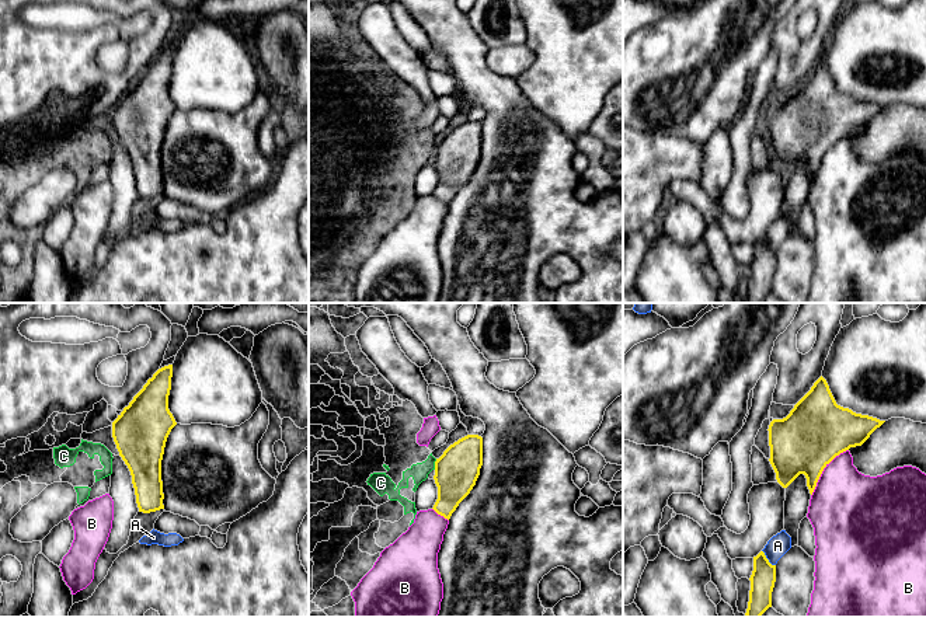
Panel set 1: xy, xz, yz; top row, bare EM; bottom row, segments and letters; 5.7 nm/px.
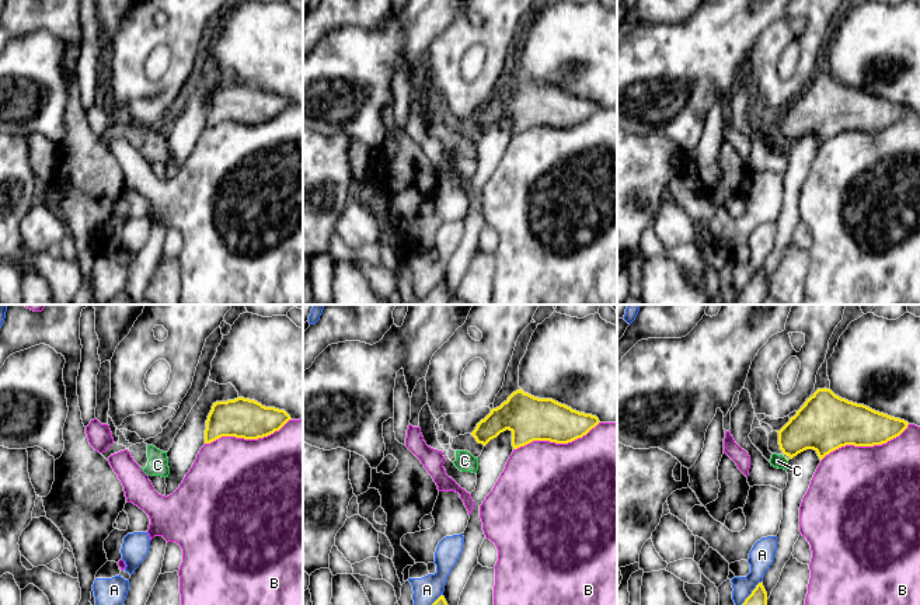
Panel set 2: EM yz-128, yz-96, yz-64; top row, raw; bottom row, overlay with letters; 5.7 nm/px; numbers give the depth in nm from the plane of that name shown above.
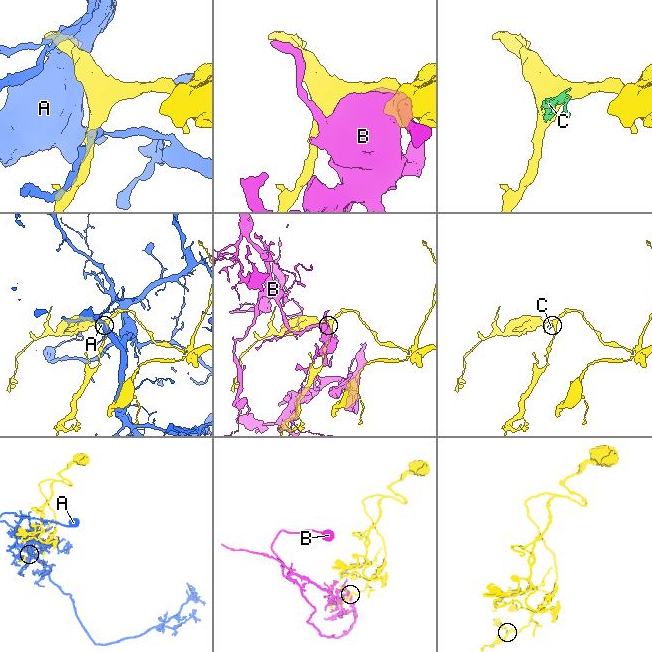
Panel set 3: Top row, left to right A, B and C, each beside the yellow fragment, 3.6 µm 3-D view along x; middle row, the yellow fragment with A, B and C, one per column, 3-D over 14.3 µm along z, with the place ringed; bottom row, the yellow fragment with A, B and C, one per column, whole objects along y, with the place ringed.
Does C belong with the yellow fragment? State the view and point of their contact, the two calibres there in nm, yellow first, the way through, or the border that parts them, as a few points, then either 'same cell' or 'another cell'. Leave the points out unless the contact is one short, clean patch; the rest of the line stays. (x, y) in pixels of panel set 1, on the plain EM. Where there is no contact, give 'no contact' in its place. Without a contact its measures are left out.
contact xz (435, 150); calibres 260 and 100 nm; another cell

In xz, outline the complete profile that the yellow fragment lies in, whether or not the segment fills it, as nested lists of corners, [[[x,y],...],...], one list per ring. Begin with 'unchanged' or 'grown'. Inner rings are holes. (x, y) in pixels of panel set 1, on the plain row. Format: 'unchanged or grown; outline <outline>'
unchanged; outline [[[467,121],[450,130],[435,147],[438,185],[434,196],[450,205],[459,189],[470,179],[483,151],[483,123]]]

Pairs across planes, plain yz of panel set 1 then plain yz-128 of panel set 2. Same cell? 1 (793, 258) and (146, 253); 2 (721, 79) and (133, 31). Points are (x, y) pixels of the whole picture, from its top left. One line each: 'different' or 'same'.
1: different
2: different

